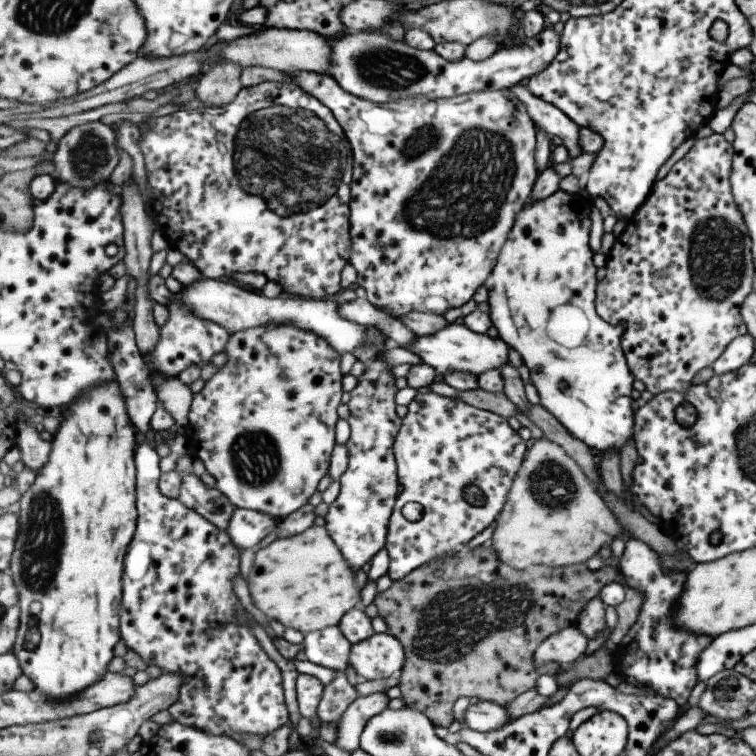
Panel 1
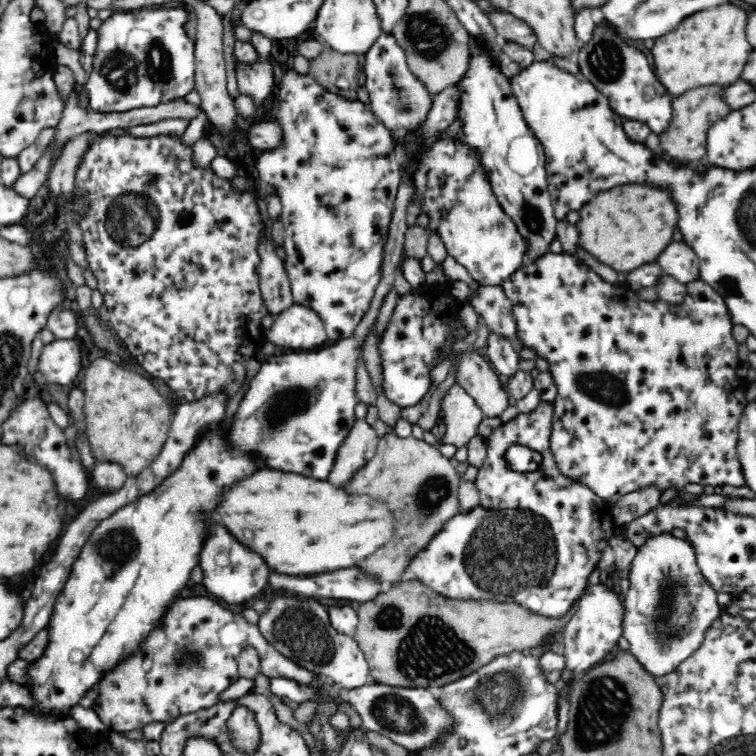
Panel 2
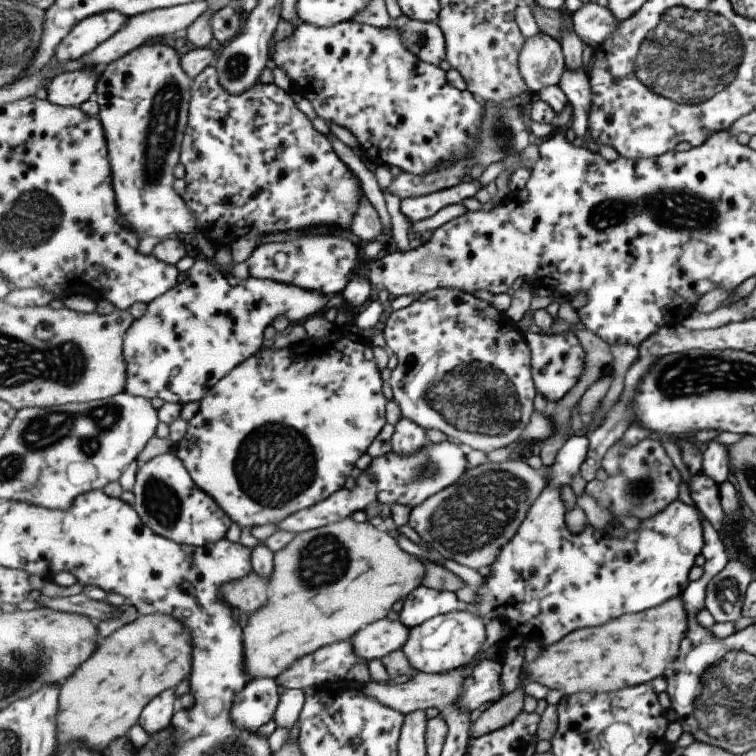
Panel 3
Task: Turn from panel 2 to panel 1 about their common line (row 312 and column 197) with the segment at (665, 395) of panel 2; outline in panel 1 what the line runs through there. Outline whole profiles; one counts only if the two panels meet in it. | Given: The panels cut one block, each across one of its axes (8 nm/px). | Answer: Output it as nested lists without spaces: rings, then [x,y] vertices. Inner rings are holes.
[[[146,442],[140,444],[136,450],[136,465],[138,468],[136,497],[138,506],[138,527],[136,536],[129,547],[128,556],[125,559],[125,602],[123,602],[122,609],[120,610],[120,631],[121,638],[128,644],[131,651],[135,651],[144,662],[148,665],[154,664],[158,666],[162,673],[175,673],[182,675],[183,684],[180,688],[180,697],[173,706],[169,709],[170,714],[173,716],[174,721],[179,721],[185,726],[198,728],[199,730],[207,731],[212,735],[229,735],[231,734],[259,734],[259,736],[272,736],[275,730],[289,725],[290,710],[286,703],[286,694],[283,686],[284,678],[282,677],[282,670],[279,665],[273,660],[261,644],[261,641],[255,636],[247,623],[240,623],[239,614],[241,607],[241,600],[237,598],[235,590],[235,578],[242,574],[240,569],[240,548],[232,541],[230,534],[216,524],[209,522],[202,514],[196,510],[190,509],[185,506],[179,499],[169,498],[163,494],[160,489],[160,478],[162,470],[159,468],[161,457],[157,454],[157,450],[153,446],[149,446]]]

